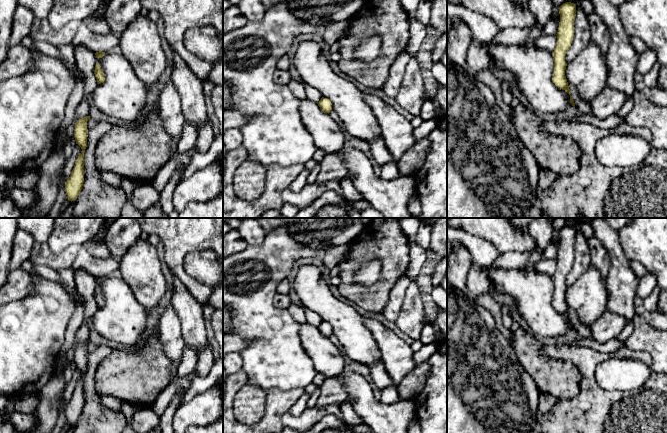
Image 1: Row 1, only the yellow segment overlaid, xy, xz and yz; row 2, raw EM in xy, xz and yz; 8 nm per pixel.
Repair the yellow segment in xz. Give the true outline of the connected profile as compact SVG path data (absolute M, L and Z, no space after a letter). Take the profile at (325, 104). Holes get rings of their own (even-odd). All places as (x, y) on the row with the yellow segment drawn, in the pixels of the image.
M322 97L319 102L317 102L318 106L324 113L330 113L332 111L332 103L329 99Z

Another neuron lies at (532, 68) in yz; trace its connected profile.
M484 44L491 61L512 73L511 85L542 114L561 114L572 106L570 95L552 81L552 52L536 46Z

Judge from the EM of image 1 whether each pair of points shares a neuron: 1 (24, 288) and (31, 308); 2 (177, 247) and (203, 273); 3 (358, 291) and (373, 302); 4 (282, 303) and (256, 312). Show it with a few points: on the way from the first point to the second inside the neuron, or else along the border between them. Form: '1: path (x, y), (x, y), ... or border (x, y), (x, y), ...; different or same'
1: border (31, 272), (34, 290), (10, 302); different
2: border (209, 249), (185, 256), (184, 270), (192, 278); different
3: path (362, 295), (369, 298); same
4: border (276, 294), (273, 303), (280, 308), (286, 309); different

